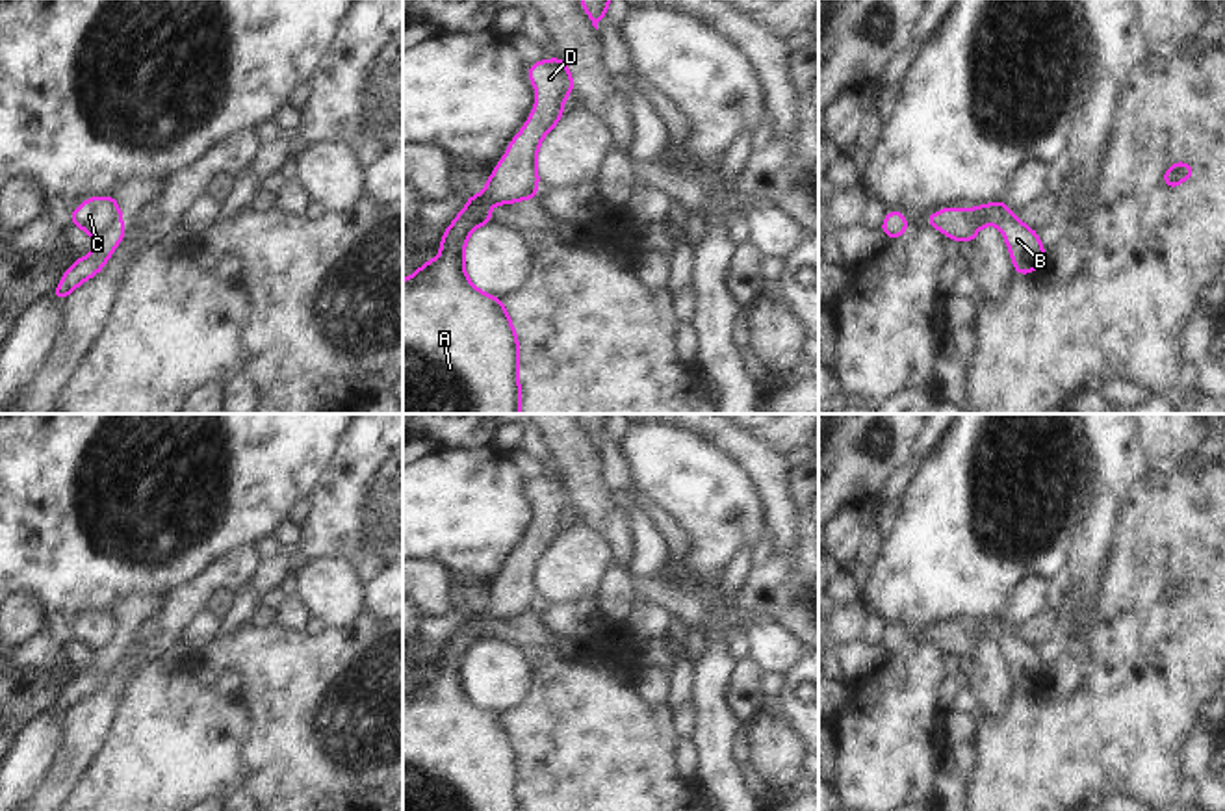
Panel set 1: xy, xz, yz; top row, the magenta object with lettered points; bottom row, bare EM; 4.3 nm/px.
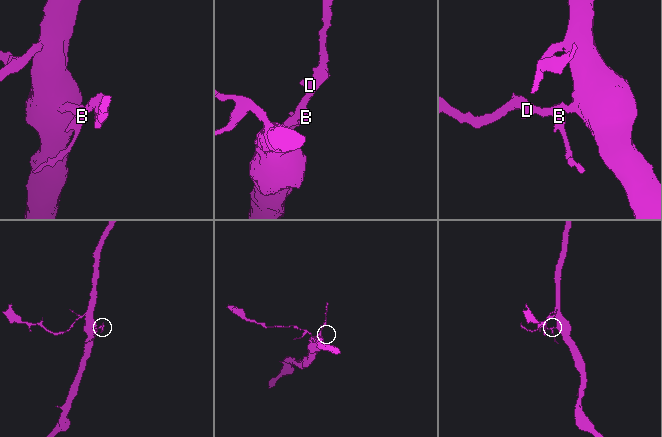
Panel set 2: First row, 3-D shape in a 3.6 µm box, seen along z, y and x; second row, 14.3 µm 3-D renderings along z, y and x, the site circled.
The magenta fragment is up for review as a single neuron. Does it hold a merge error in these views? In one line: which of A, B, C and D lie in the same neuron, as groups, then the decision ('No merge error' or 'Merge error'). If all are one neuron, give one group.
Groups: A C D / B. Merge error

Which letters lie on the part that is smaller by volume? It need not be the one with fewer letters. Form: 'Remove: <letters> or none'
Remove: B

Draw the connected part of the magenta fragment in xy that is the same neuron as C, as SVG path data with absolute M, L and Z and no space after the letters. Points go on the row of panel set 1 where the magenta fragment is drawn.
M93 197L72 212L71 221L91 236L104 234L117 221L117 208L113 197Z

